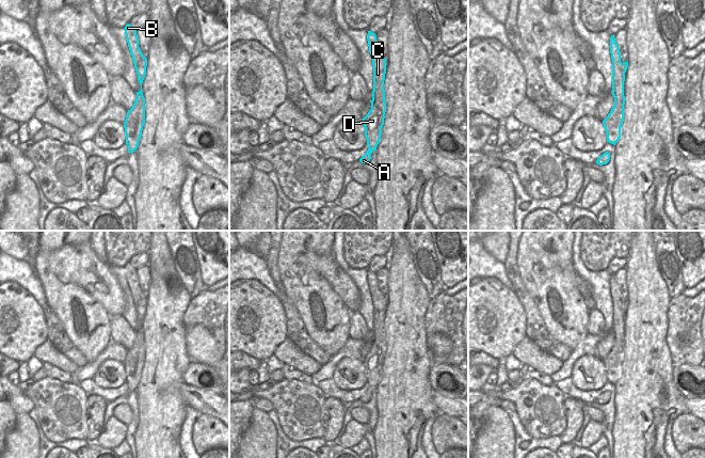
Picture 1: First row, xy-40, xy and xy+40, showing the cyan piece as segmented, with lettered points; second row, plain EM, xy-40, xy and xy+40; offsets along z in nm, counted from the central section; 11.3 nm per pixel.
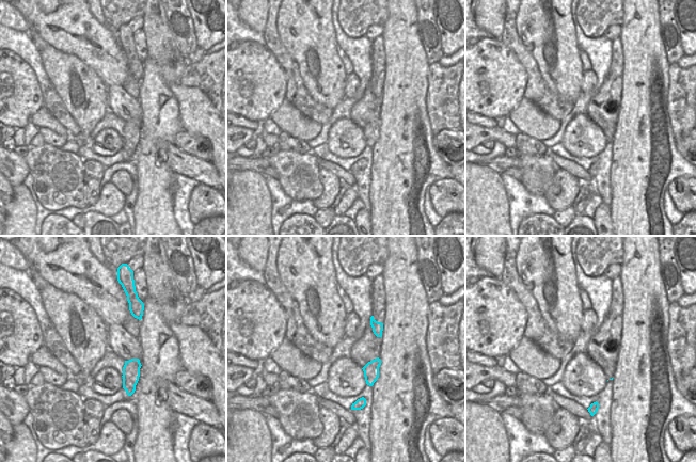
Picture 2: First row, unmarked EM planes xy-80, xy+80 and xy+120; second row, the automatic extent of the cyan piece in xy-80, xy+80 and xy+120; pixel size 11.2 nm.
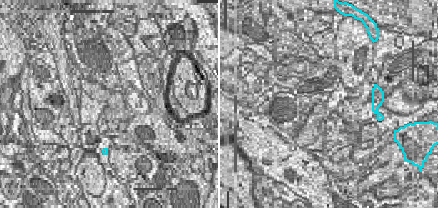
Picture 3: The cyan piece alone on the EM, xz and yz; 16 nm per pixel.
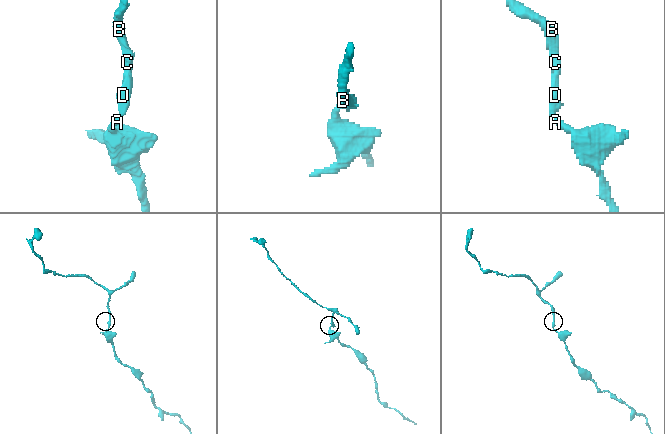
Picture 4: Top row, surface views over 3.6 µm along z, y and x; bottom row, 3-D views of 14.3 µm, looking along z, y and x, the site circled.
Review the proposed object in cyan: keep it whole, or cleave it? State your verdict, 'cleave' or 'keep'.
keep

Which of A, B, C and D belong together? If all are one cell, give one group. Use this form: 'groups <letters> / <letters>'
groups A B C D

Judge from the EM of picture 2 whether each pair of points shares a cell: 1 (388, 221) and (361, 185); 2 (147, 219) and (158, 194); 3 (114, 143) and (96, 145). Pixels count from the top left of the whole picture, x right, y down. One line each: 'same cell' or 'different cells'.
1: different cells
2: same cell
3: same cell

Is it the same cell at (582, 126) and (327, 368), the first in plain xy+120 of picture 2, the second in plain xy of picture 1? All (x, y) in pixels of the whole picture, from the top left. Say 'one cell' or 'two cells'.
two cells

